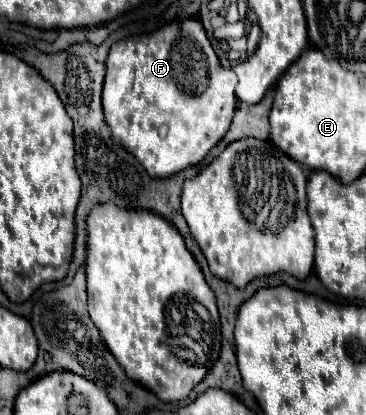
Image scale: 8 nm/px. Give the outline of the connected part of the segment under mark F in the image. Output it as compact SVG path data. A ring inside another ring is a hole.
M189 18L171 22L153 34L125 38L111 46L103 88L103 112L115 140L119 140L151 178L169 178L187 166L199 164L229 130L237 106L235 74L221 66L205 28Z

